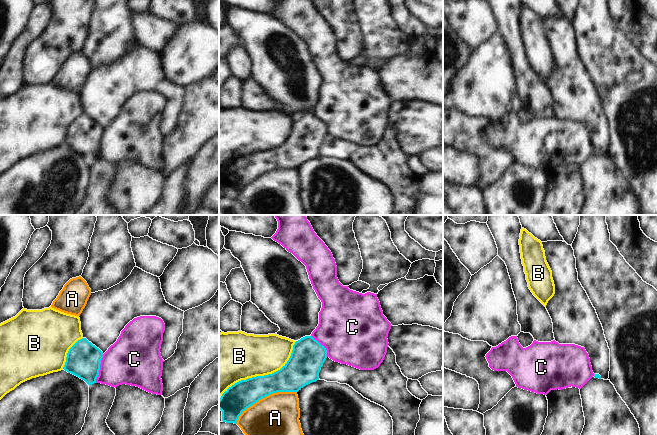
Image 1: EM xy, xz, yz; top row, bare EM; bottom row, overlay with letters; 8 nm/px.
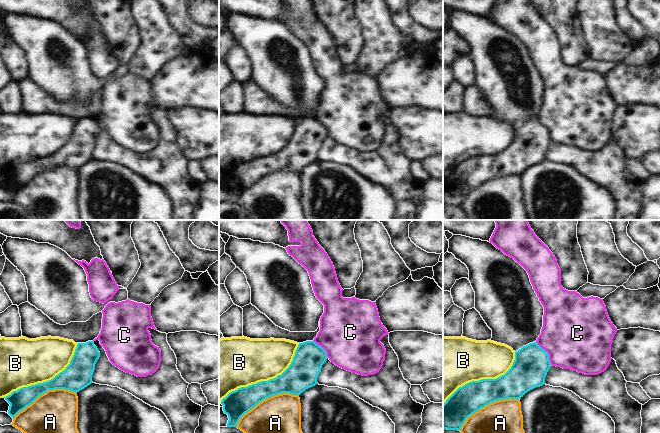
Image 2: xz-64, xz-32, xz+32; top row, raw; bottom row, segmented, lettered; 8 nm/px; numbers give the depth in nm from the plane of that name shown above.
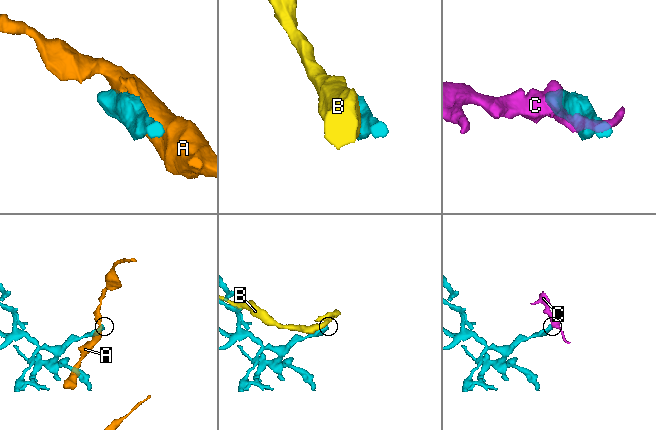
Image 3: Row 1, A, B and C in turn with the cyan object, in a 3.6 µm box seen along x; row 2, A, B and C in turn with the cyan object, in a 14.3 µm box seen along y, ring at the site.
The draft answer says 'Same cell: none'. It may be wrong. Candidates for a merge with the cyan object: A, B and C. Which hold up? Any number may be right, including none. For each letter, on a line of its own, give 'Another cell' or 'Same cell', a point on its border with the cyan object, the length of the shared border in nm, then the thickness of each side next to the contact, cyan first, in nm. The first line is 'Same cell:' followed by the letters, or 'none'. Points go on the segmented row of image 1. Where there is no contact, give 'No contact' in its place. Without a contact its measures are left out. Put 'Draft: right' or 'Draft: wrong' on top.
Draft: right
Same cell: none
A: Another cell. Touches cyan at xz (263, 397). Shared border 550 nm. Thickness 220 nm (cyan) against 340 nm
B: Another cell. Touches cyan at xz (261, 376). Shared border 800 nm. Thickness 220 nm (cyan) against 380 nm
C: Another cell. Touches cyan at xy (99, 368). Shared border 240 nm. Thickness 280 nm (cyan) against 380 nm.

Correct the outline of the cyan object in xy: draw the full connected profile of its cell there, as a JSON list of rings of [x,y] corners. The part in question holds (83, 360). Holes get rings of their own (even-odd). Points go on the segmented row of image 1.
[[[82,338],[69,349],[63,369],[92,385],[99,375],[102,358],[103,352]]]

